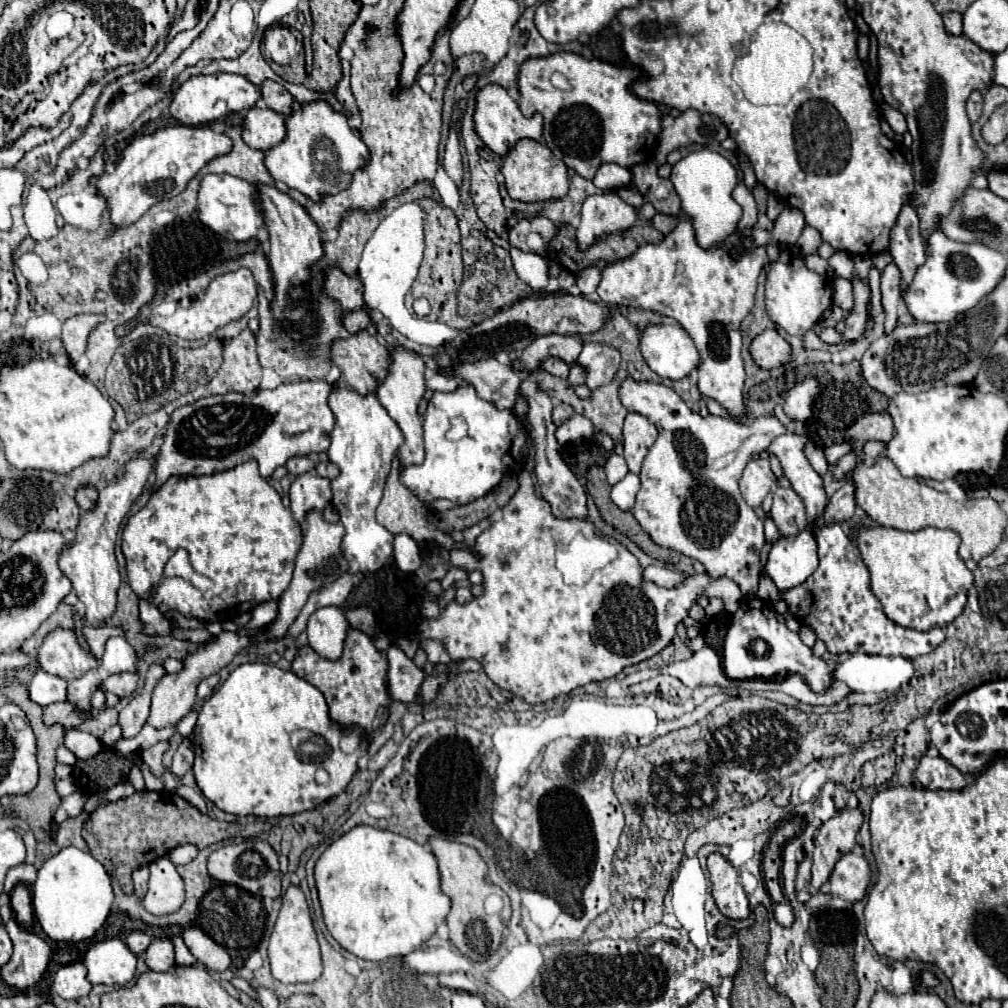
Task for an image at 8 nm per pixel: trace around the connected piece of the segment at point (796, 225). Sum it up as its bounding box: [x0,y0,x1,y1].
[771,206,805,244]

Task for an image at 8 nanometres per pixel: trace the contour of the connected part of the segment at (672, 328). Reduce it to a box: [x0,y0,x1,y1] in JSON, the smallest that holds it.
[639,324,699,380]

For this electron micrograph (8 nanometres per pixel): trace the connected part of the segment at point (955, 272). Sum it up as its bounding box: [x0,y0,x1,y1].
[903,228,1007,322]

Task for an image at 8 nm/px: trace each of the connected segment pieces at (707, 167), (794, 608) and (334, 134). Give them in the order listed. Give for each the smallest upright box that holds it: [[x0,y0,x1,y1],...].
[[671,148,741,248],[777,524,945,658],[265,100,369,202]]

